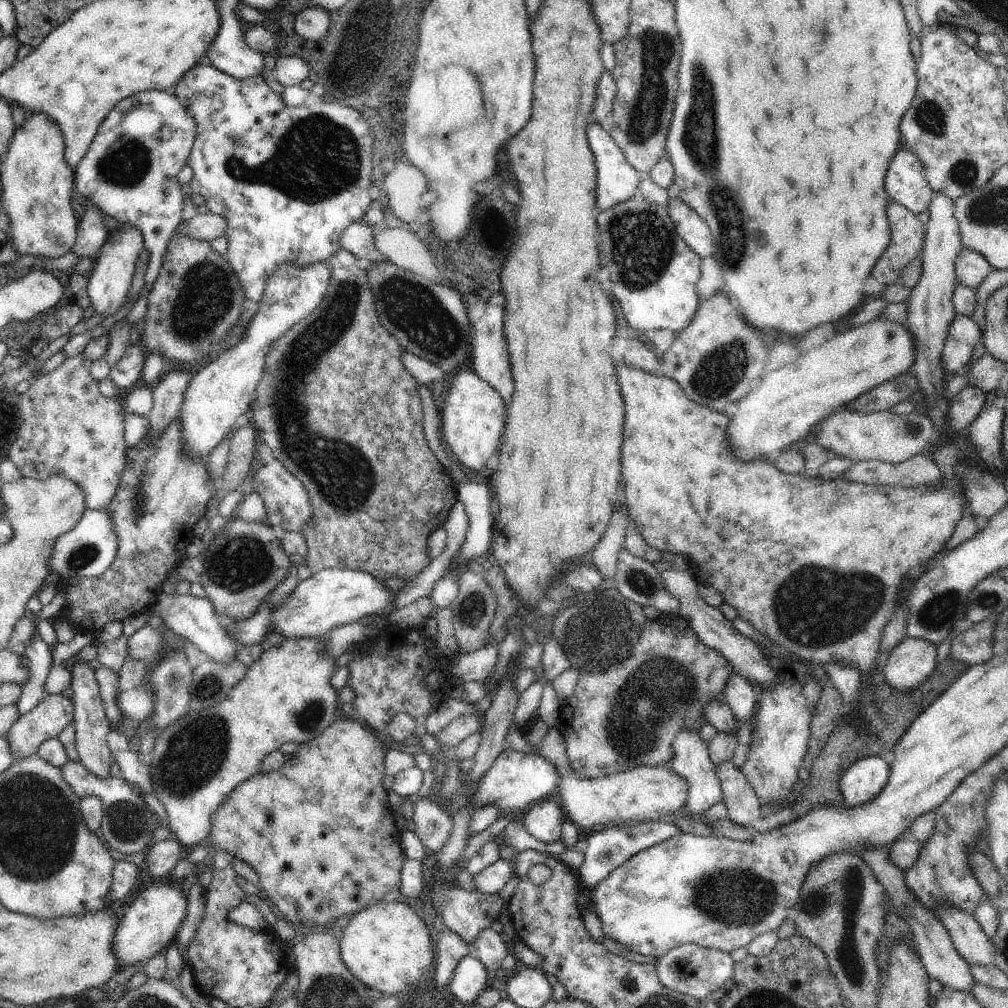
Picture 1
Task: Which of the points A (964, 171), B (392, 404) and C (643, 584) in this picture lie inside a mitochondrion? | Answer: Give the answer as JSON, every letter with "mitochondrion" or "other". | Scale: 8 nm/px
{"A":"mitochondrion","B":"other","C":"mitochondrion"}

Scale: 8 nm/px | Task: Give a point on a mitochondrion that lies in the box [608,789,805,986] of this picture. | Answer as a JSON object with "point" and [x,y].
{"point":[732,897]}

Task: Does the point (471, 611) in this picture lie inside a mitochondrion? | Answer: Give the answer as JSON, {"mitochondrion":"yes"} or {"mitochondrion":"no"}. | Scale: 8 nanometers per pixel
{"mitochondrion":"yes"}

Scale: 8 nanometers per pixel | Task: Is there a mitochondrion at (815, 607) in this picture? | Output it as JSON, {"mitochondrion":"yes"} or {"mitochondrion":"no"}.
{"mitochondrion":"yes"}

